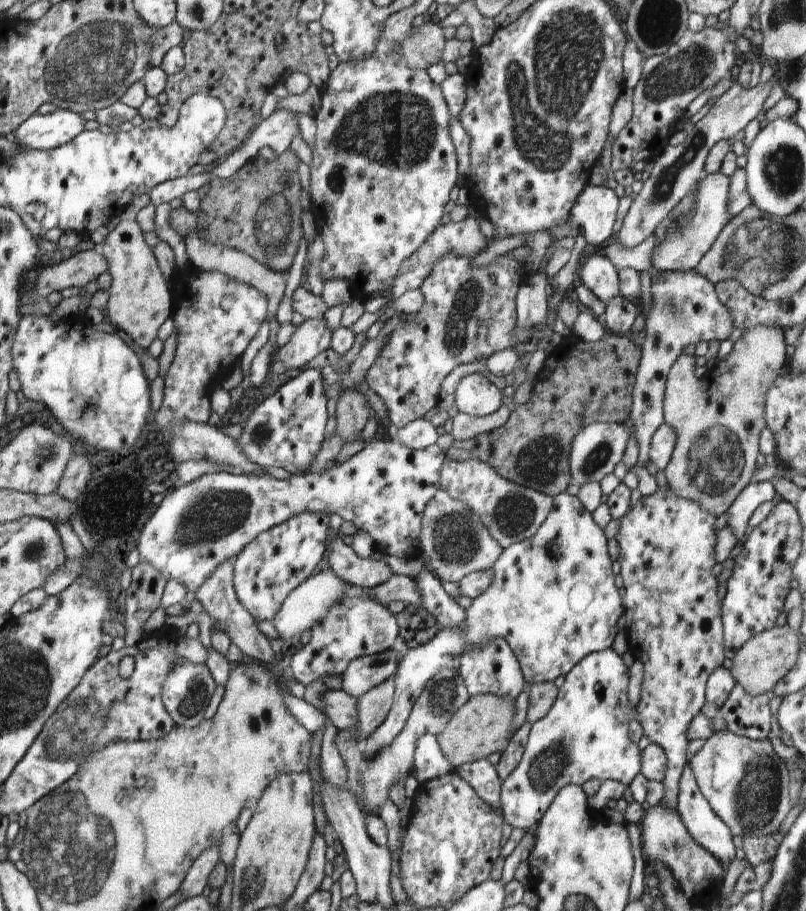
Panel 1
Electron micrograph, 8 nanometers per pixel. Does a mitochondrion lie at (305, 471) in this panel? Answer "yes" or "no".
no

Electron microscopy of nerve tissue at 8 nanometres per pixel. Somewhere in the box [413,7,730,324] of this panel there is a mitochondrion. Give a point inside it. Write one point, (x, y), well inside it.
(680, 72)

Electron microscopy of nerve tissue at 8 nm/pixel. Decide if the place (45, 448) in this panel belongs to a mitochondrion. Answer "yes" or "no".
yes

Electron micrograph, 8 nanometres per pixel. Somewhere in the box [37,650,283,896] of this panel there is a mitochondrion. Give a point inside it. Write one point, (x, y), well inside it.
(85, 723)

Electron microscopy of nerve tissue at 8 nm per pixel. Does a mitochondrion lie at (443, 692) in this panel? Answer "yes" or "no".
yes

